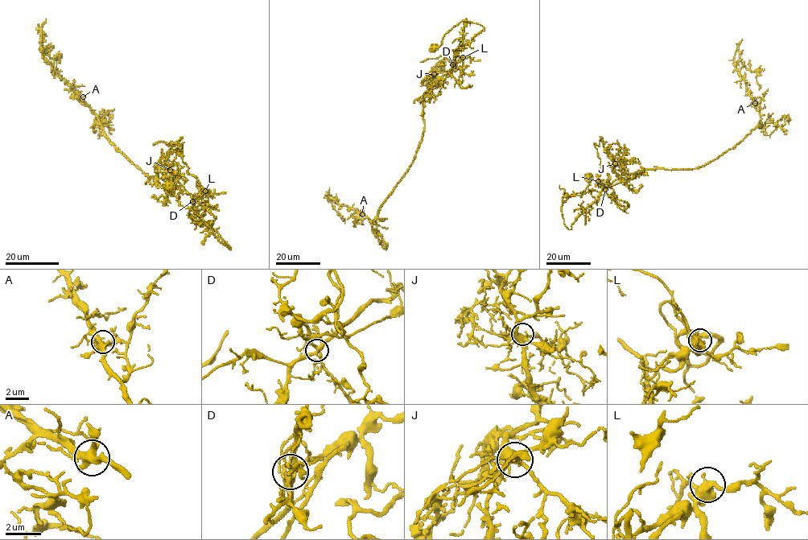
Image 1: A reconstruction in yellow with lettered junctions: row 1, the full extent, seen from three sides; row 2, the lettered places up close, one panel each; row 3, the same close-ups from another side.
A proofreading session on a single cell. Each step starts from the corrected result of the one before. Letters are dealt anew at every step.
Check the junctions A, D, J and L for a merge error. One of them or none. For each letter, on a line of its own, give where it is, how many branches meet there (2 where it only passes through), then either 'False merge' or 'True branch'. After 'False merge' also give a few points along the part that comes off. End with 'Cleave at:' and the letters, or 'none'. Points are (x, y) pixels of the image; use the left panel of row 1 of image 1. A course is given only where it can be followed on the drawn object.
A: Place: (83, 96). Branches: 7. True branch
D: Place: (192, 201). Branches: 7. False merge. Course of the part to remove: (192, 201), (203, 190), (199, 181), (187, 172), (181, 146), (173, 149), (162, 141), (154, 145)
J: Place: (170, 170). Branches: 8. True branch
L: Place: (205, 191). Branches: 6. True branch
Cleave at: D

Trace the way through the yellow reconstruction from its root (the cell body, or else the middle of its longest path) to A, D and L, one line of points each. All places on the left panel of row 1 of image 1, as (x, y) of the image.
A: (171, 186), (179, 204), (231, 249), (195, 212), (189, 194), (166, 190), (116, 147), (83, 96)
D: (171, 186), (171, 191), (179, 204), (198, 214), (215, 237), (231, 249), (198, 216), (192, 201)
L: (171, 186), (171, 191), (179, 204), (198, 214), (215, 237), (231, 249), (195, 212), (193, 200), (205, 191)

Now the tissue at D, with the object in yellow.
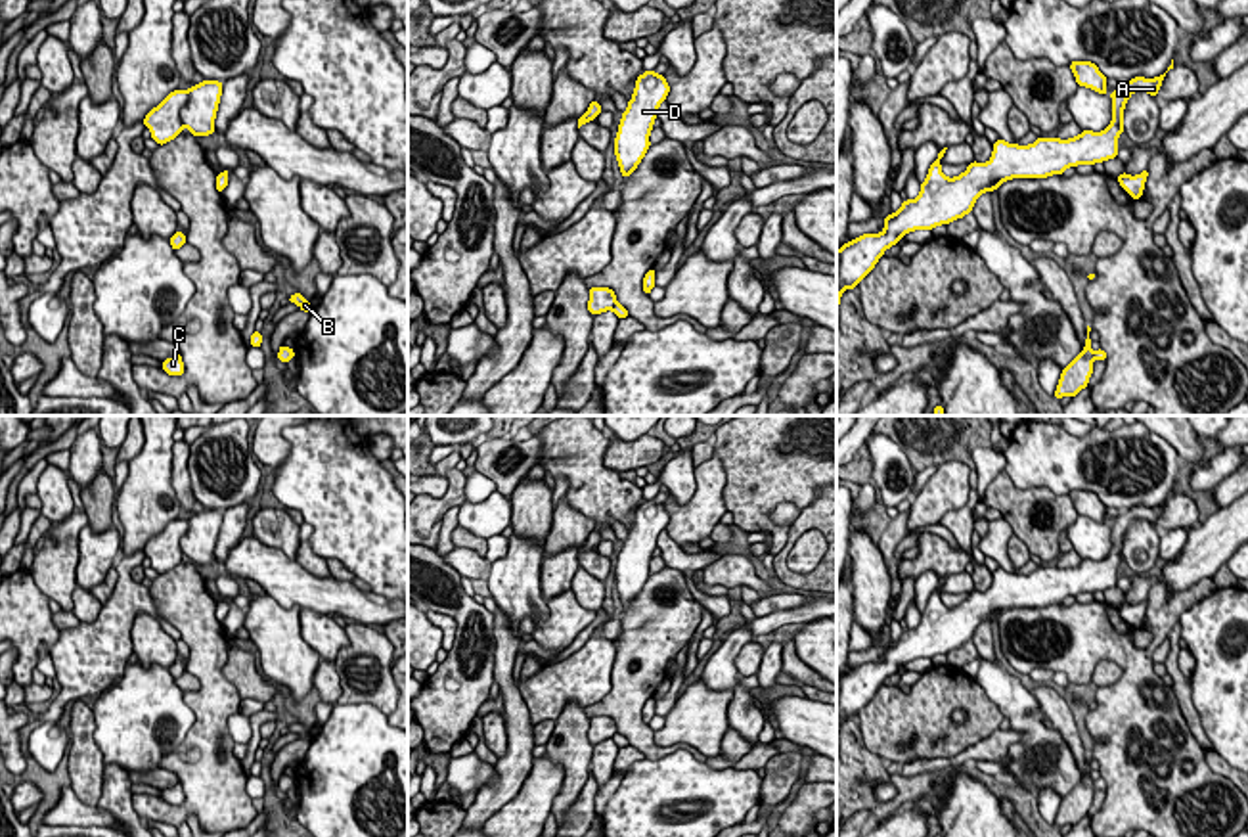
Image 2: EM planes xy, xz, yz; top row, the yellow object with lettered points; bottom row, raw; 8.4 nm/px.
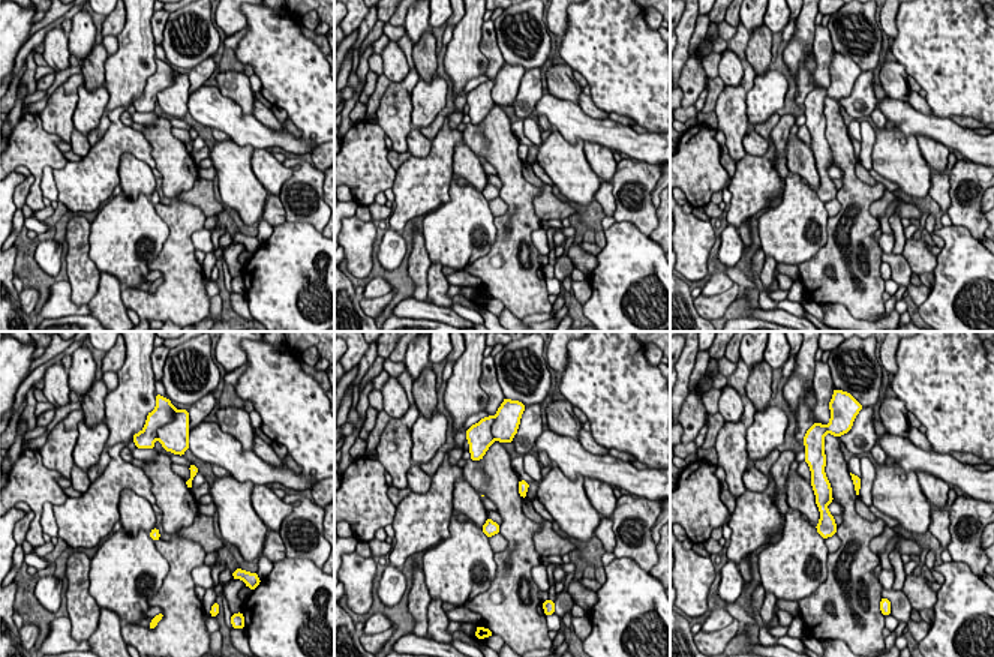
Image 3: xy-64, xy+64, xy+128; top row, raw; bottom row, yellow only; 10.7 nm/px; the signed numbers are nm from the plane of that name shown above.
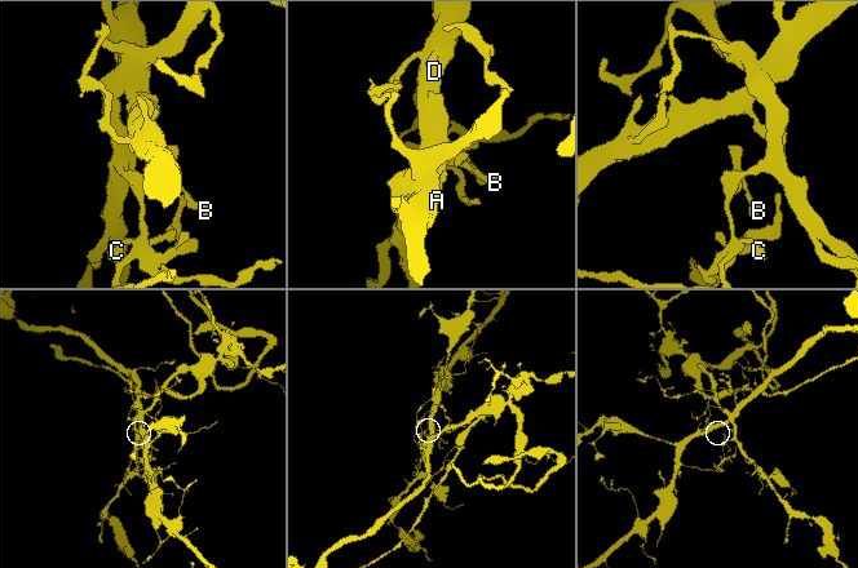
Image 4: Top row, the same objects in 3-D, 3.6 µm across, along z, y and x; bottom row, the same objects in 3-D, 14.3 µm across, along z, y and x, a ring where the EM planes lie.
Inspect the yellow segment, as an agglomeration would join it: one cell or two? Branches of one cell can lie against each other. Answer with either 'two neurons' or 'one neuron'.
two neurons

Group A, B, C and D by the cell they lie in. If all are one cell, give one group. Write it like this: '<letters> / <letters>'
A D / B C

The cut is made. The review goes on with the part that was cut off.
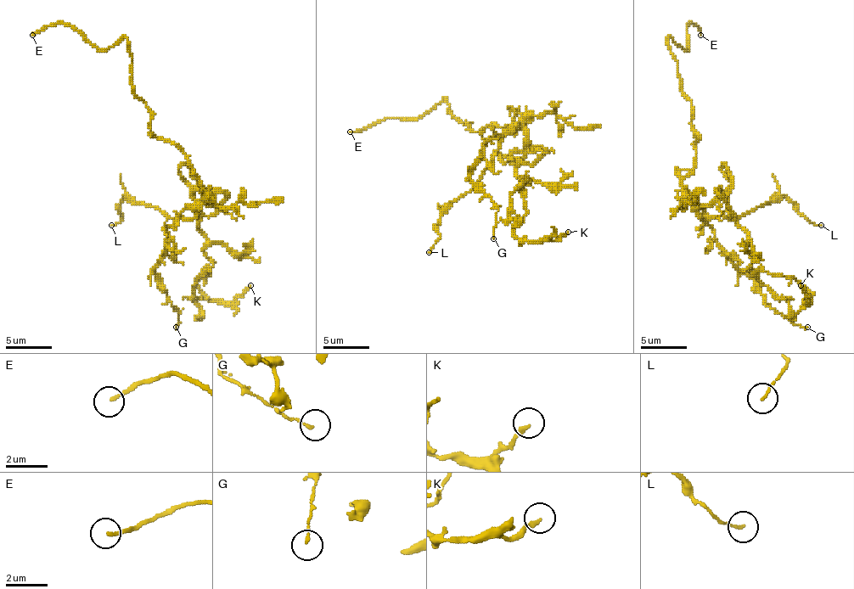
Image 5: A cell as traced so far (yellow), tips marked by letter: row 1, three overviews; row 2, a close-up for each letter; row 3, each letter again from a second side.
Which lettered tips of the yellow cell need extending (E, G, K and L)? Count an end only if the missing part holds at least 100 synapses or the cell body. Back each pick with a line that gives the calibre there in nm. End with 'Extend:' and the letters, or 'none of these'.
E: 150 nm thick
Extend: E

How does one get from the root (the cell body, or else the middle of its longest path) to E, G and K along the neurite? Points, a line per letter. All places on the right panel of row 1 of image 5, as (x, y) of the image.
E: (684, 179), (700, 137), (668, 40), (687, 49), (689, 24), (700, 35)
G: (684, 179), (682, 188), (705, 214), (716, 246), (754, 281), (767, 306), (807, 327)
K: (684, 179), (700, 204), (719, 188), (726, 195), (754, 272), (791, 276), (810, 301), (800, 285)

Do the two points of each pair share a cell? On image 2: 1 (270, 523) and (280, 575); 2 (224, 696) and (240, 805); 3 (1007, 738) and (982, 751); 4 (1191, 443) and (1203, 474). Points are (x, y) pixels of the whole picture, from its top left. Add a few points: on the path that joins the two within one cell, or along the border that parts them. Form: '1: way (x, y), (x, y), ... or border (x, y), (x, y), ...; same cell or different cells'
1: border (253, 535), (293, 560); different cells
2: way (211, 723), (213, 778); same cell
3: way (1002, 740), (988, 749); same cell
4: border (1203, 460), (1193, 466); different cells

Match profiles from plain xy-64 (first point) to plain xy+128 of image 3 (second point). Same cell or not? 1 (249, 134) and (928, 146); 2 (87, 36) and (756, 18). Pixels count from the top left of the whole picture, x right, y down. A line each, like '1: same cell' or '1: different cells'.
1: different cells
2: same cell

